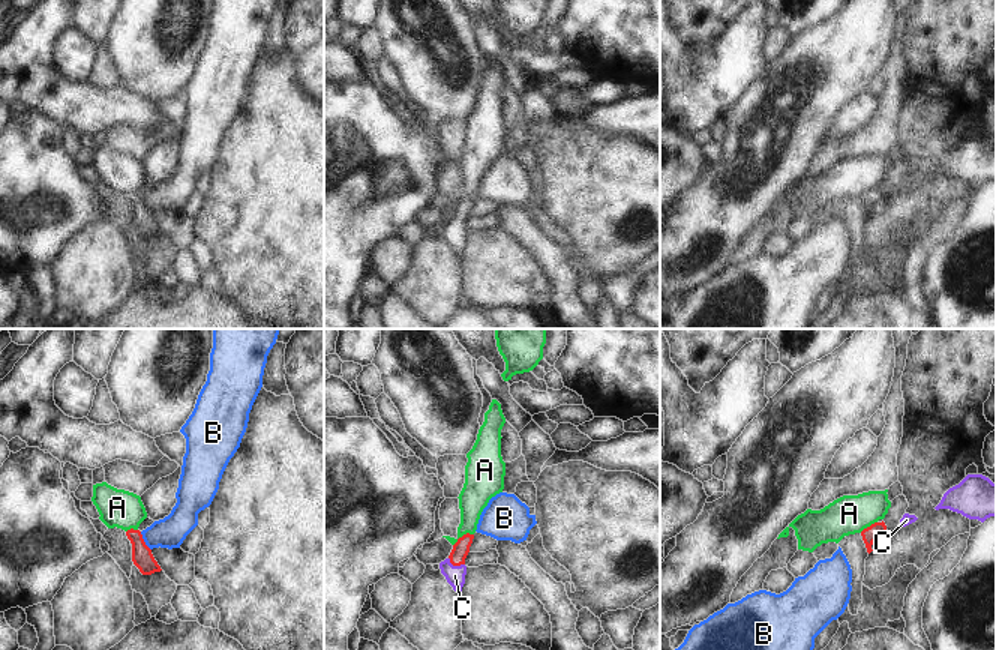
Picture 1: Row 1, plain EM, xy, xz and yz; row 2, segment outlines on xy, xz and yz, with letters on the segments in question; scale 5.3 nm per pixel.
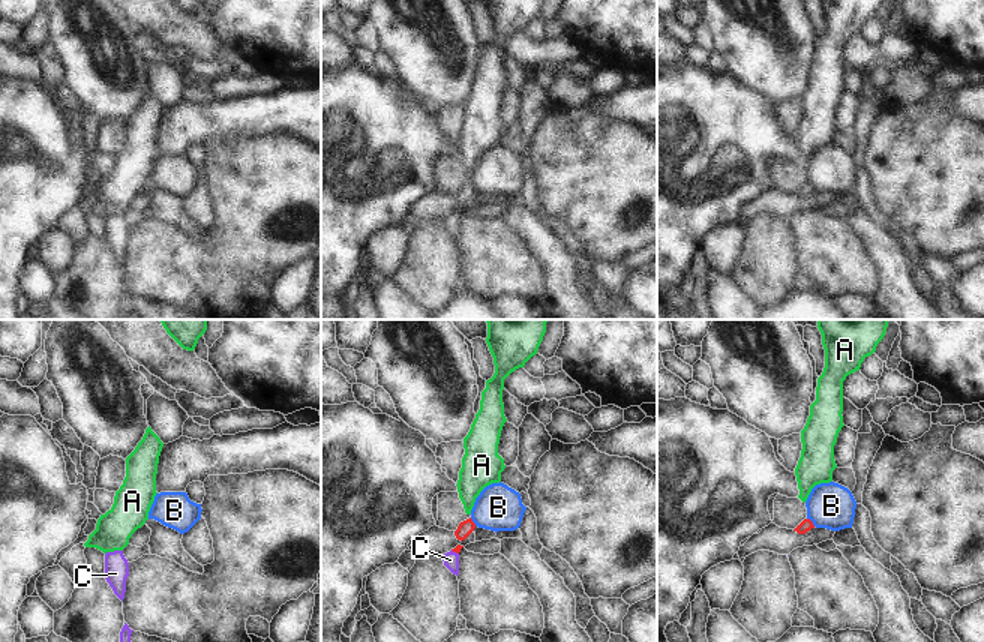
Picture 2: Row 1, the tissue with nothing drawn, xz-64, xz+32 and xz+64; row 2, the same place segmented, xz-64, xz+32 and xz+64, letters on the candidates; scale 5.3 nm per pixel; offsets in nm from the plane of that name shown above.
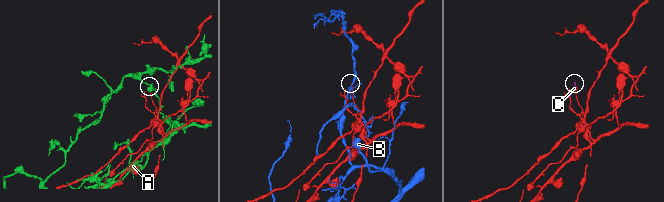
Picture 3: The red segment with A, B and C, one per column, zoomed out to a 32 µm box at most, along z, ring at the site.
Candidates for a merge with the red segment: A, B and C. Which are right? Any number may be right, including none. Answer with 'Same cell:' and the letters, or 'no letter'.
Same cell: C

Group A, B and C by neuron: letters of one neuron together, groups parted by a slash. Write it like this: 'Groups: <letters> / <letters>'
Groups: A / B / C

